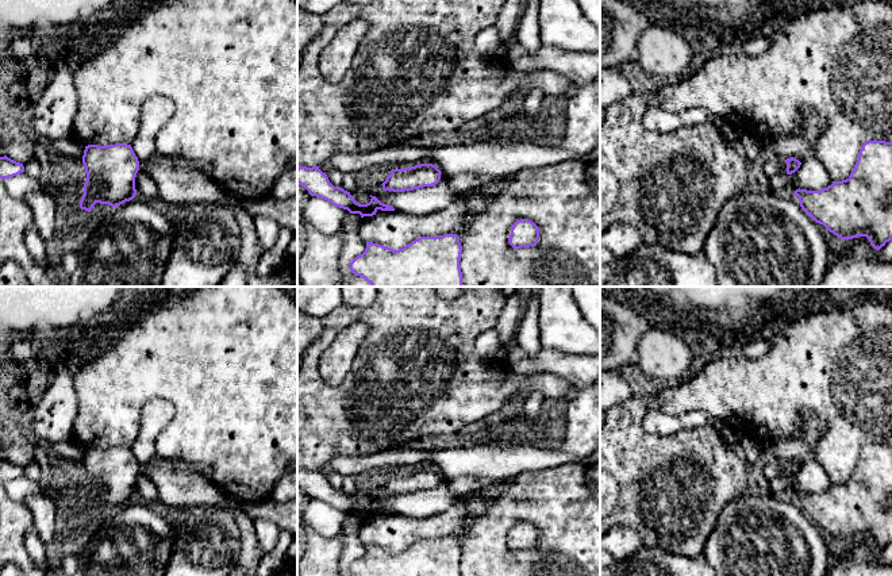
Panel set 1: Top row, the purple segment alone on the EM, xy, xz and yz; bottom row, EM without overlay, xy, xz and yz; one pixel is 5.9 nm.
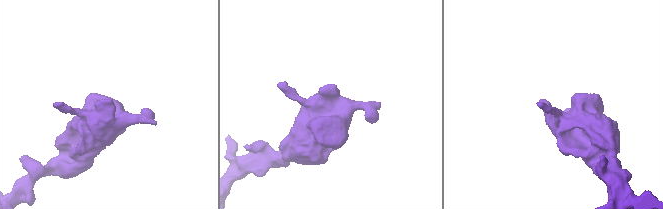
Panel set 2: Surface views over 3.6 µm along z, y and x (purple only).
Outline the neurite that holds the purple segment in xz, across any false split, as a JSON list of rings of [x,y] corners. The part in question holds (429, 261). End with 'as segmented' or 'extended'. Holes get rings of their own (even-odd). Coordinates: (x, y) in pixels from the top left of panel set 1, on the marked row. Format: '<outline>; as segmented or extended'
[[[457,234],[420,237],[399,250],[366,242],[365,251],[350,262],[350,270],[372,287],[464,287],[461,253]]]; as segmented

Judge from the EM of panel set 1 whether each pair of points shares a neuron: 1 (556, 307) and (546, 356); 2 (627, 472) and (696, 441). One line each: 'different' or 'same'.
1: different
2: same

